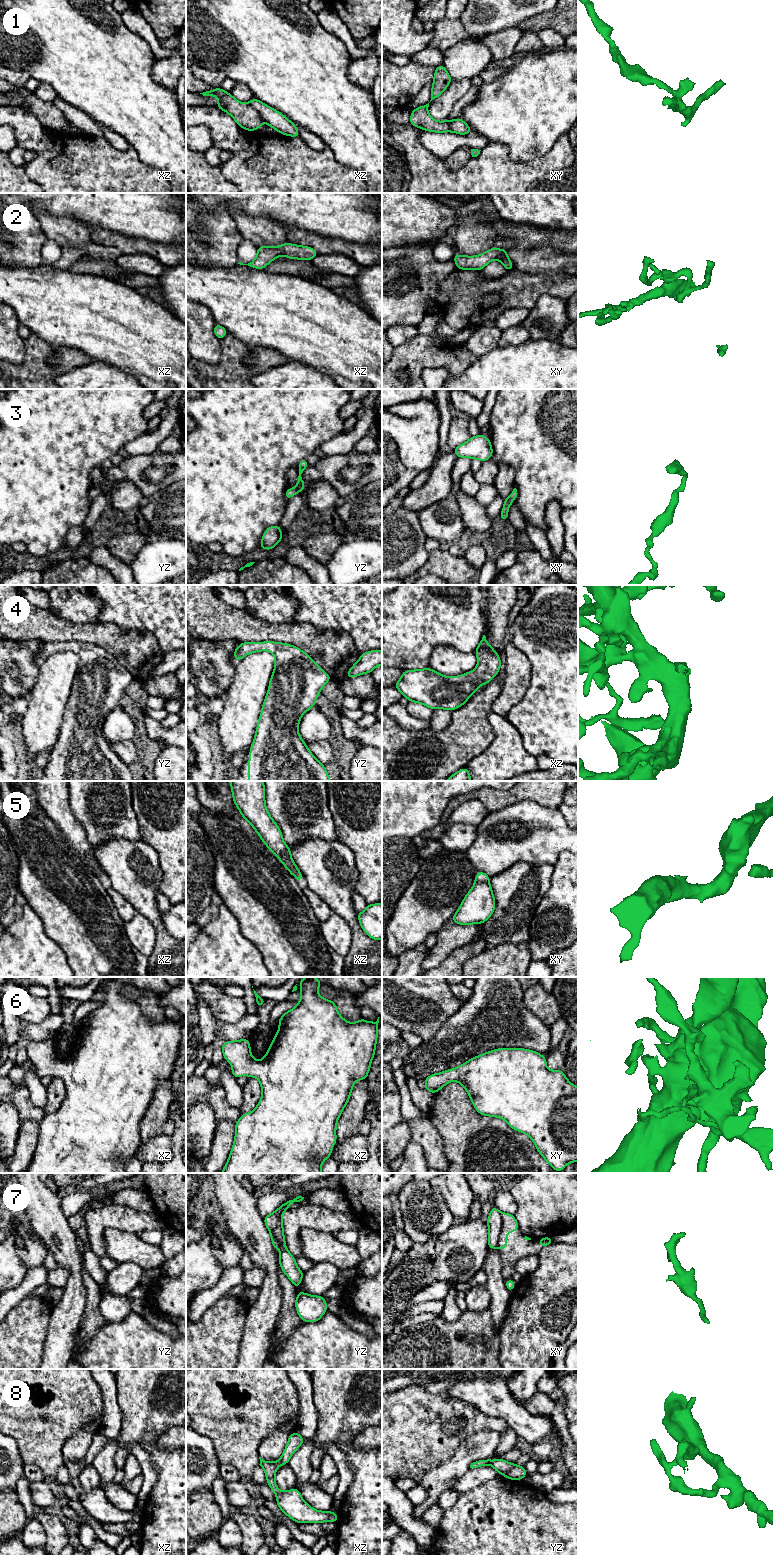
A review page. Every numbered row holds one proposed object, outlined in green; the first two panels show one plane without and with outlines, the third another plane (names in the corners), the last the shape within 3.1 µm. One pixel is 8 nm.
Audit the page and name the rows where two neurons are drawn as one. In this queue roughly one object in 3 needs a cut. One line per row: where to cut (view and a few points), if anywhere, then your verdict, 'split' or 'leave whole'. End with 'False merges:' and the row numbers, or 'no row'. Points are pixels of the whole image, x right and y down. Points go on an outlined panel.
1: cut xz (249, 102), (263, 120); split
2: cut none; leave whole
3: cut none; leave whole
4: cut none; leave whole
5: cut xy (475, 881), (488, 882); split
6: cut none; leave whole
7: cut xy (501, 1213), (501, 1232), (496, 1246); split
8: cut none; leave whole
False merges: 1, 5, 7

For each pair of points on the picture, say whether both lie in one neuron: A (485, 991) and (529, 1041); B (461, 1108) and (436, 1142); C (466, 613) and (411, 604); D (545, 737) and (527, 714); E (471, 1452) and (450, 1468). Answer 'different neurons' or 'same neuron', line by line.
A: same neuron
B: different neurons
C: same neuron
D: same neuron
E: same neuron

